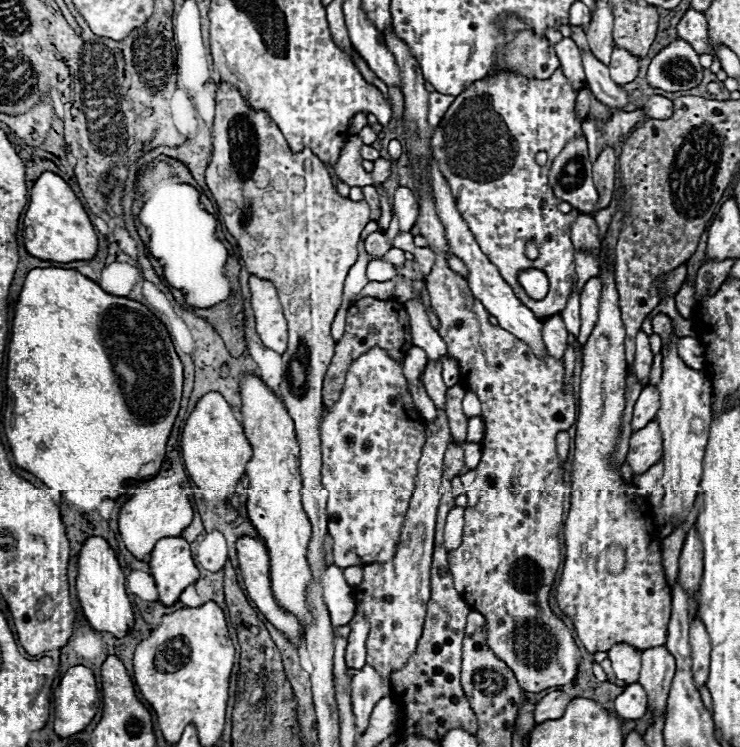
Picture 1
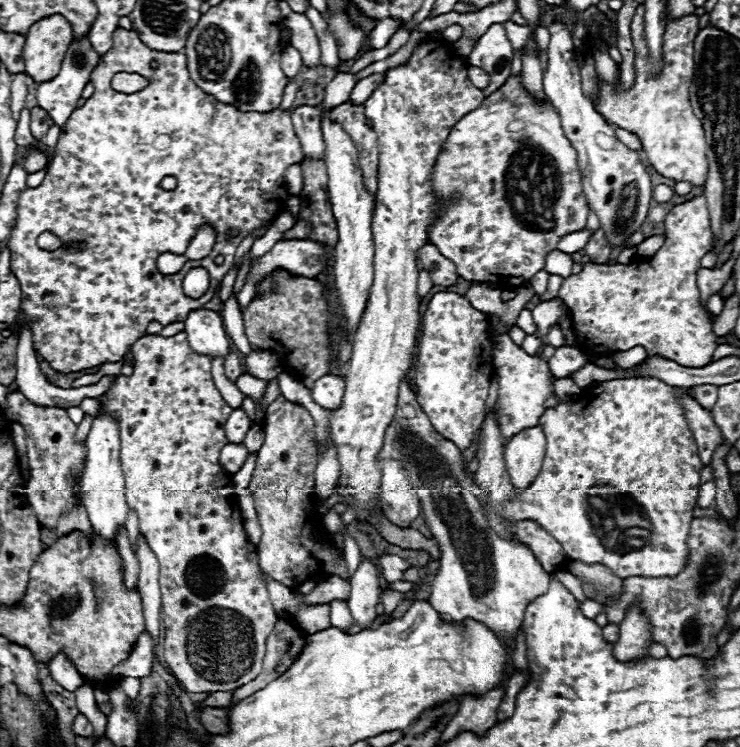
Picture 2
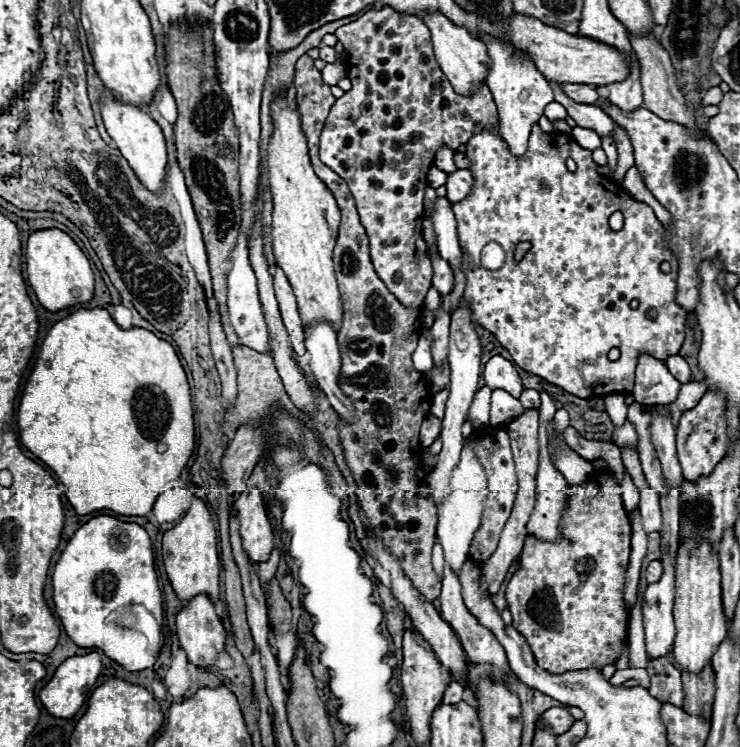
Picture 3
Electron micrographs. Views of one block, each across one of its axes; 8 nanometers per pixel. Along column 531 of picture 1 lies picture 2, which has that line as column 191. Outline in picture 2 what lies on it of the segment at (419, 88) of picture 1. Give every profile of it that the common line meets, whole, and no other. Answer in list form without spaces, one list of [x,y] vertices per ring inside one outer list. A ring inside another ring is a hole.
[[[180,332],[176,336],[170,336],[170,338],[164,338],[160,334],[144,336],[144,338],[134,342],[132,356],[134,356],[132,376],[124,376],[124,374],[116,376],[114,384],[98,398],[102,402],[98,416],[104,414],[104,412],[116,414],[116,422],[118,422],[118,430],[120,430],[120,466],[122,466],[122,474],[124,474],[126,502],[128,502],[128,508],[132,508],[136,512],[136,518],[138,518],[138,524],[140,524],[140,534],[146,538],[150,550],[156,554],[156,558],[160,562],[162,628],[164,628],[162,660],[168,666],[168,670],[172,672],[172,676],[184,686],[186,692],[230,692],[230,690],[236,690],[242,684],[248,684],[250,680],[254,680],[262,672],[262,660],[264,660],[264,652],[266,652],[266,638],[272,632],[274,622],[276,622],[276,612],[270,604],[266,584],[258,576],[260,568],[258,568],[256,544],[248,538],[248,534],[244,530],[238,502],[234,502],[232,494],[222,494],[224,488],[226,488],[226,480],[230,480],[230,476],[222,470],[218,454],[228,444],[224,424],[226,424],[232,408],[224,402],[224,398],[220,396],[220,392],[218,392],[218,388],[212,380],[210,358],[202,356],[202,354],[196,354],[190,348],[184,332]]]

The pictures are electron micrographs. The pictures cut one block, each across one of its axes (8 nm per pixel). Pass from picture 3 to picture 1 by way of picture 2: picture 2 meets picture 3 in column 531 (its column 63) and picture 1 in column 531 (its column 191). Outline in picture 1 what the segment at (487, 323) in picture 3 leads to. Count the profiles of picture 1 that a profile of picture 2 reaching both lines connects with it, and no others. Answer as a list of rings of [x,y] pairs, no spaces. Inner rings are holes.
[[[558,68],[550,80],[530,80],[516,70],[500,70],[480,78],[470,88],[466,88],[432,134],[432,152],[438,160],[440,172],[448,180],[452,188],[452,196],[456,200],[456,208],[470,226],[470,232],[476,236],[478,246],[490,258],[490,262],[498,268],[502,278],[512,286],[516,298],[534,312],[536,318],[548,318],[566,308],[568,296],[576,284],[576,262],[574,262],[574,246],[570,242],[570,226],[574,224],[578,210],[570,214],[562,214],[558,210],[560,200],[554,196],[548,184],[548,172],[554,158],[564,150],[564,146],[582,134],[582,122],[576,116],[576,96],[578,90],[572,88],[568,78]],[[544,150],[548,154],[546,166],[538,166],[534,156]],[[528,242],[536,242],[540,256],[536,260],[526,258],[524,250]],[[538,268],[548,276],[548,294],[542,300],[530,298],[518,282],[518,274],[524,270]]]

